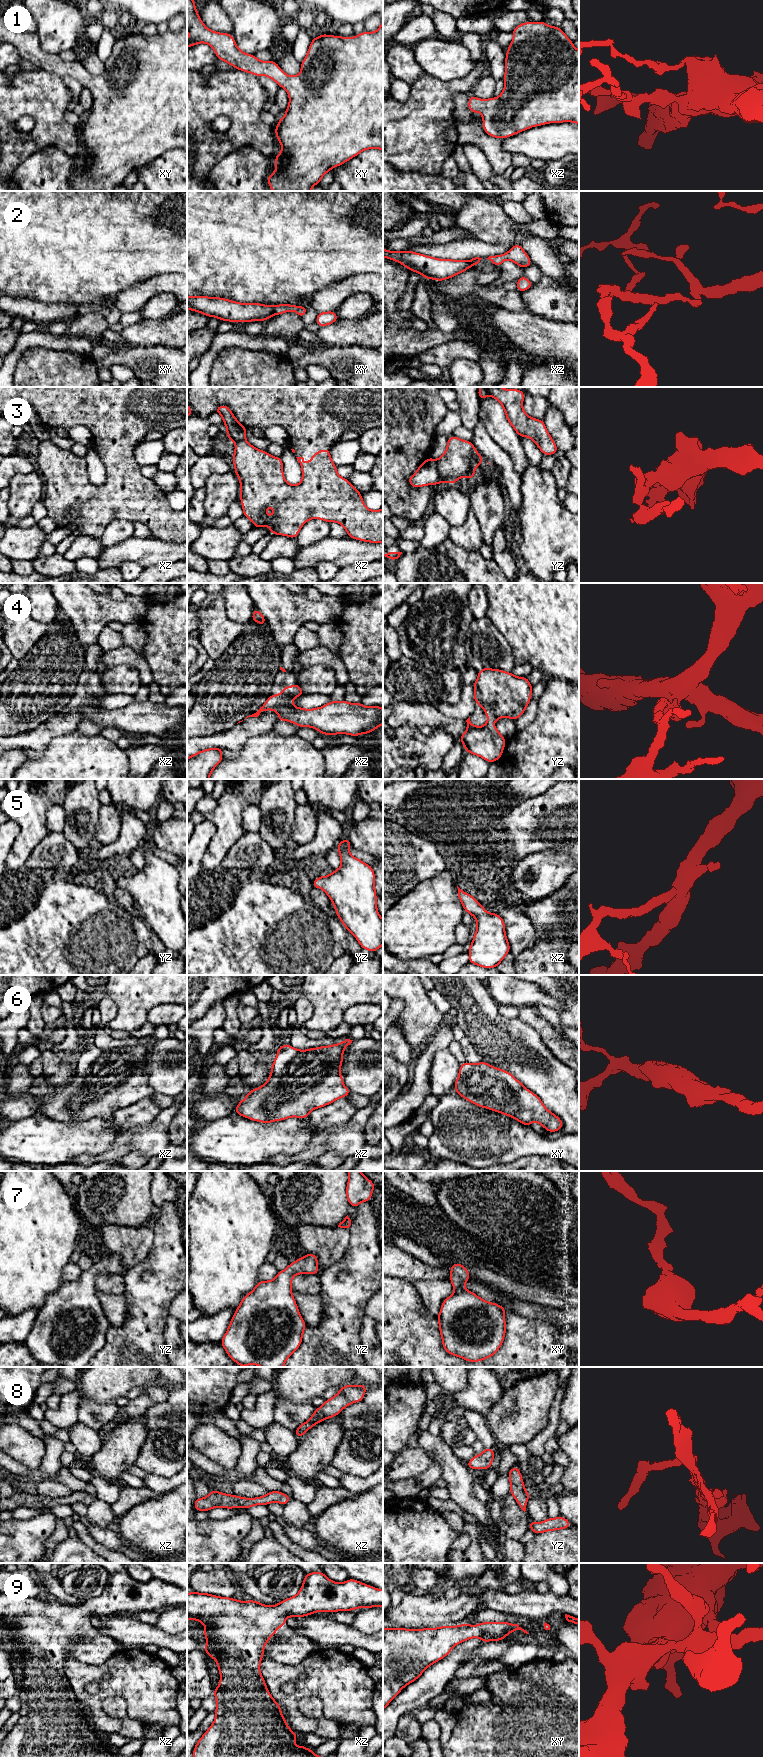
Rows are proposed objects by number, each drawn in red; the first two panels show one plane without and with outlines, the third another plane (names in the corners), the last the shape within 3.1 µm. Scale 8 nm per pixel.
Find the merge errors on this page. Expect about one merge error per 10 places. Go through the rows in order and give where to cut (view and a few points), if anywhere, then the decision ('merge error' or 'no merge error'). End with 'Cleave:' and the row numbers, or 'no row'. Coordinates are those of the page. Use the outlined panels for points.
1: cut none; no merge error
2: cut xy (272, 306), (274, 314); merge error
3: cut yz (436, 460), (436, 469), (442, 481); merge error
4: cut none; no merge error
5: cut none; no merge error
6: cut none; no merge error
7: cut none; no merge error
8: cut none; no merge error
9: cut none; no merge error
Cleave: 2, 3

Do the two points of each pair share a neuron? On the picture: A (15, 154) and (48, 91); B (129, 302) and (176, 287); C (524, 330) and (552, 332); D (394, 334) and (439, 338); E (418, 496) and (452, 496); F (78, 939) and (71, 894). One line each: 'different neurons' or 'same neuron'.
A: same neuron
B: same neuron
C: same neuron
D: same neuron
E: different neurons
F: same neuron

